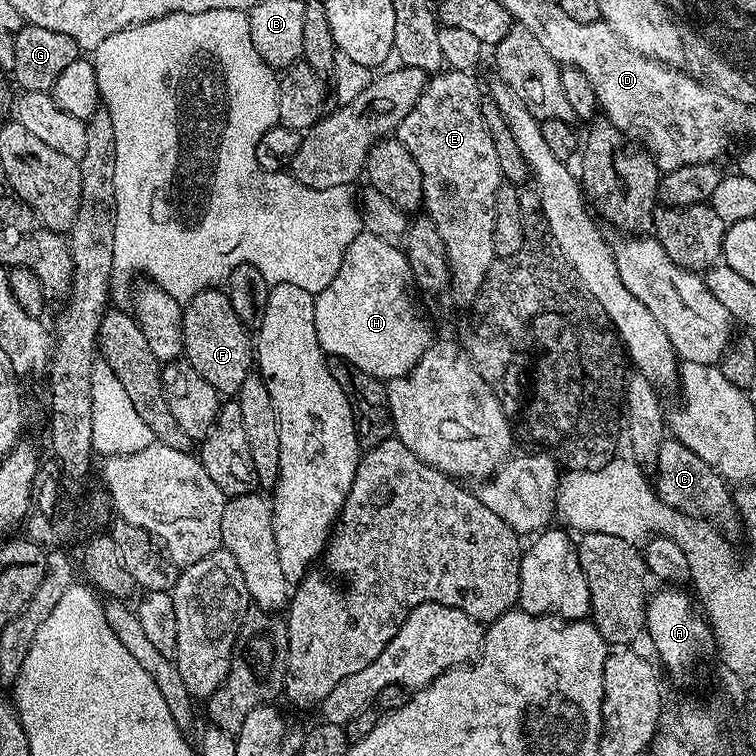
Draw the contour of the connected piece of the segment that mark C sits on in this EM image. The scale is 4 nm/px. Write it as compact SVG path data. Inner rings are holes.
M674 438L665 439L656 455L654 467L654 492L660 497L665 508L677 508L679 512L684 512L688 516L707 518L712 522L728 520L734 516L734 496L731 491L728 493L729 485L713 468L706 466L702 458L698 458L694 450L682 446L682 442Z

